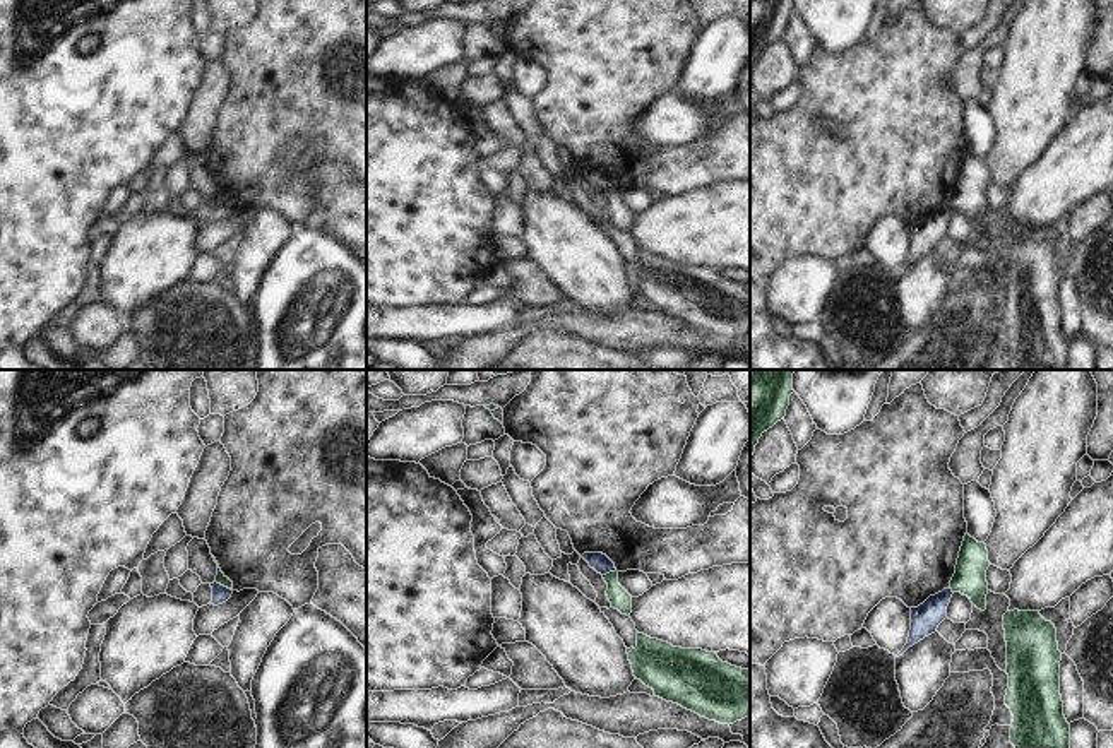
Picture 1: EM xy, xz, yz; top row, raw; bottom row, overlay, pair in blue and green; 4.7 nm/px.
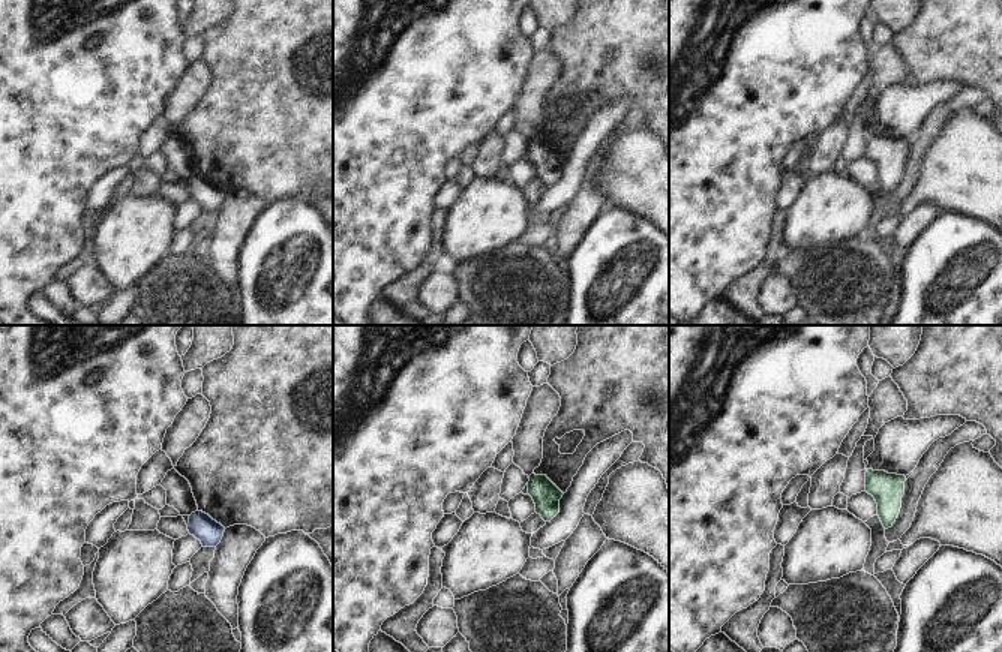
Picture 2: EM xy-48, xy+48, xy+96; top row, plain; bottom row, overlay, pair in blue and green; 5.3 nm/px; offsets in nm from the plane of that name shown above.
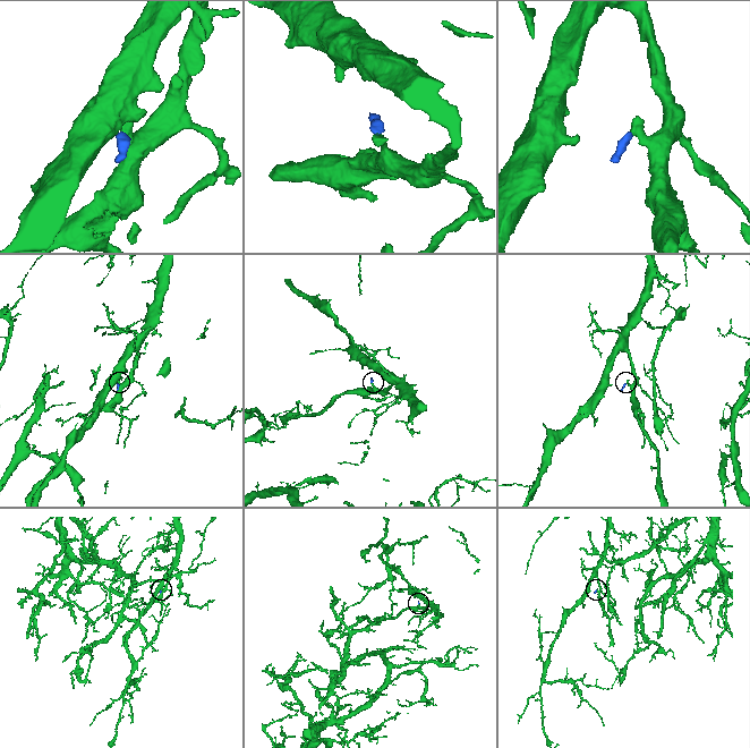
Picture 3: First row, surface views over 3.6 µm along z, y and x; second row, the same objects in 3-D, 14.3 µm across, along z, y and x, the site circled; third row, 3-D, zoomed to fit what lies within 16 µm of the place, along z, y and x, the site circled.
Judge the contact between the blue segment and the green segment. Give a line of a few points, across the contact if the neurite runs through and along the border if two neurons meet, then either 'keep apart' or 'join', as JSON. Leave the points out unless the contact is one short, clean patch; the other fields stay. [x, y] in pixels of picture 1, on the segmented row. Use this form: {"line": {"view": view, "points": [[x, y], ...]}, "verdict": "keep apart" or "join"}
{"line": {"view": "xy", "points": [[214, 581], [232, 591]]}, "verdict": "keep apart"}

